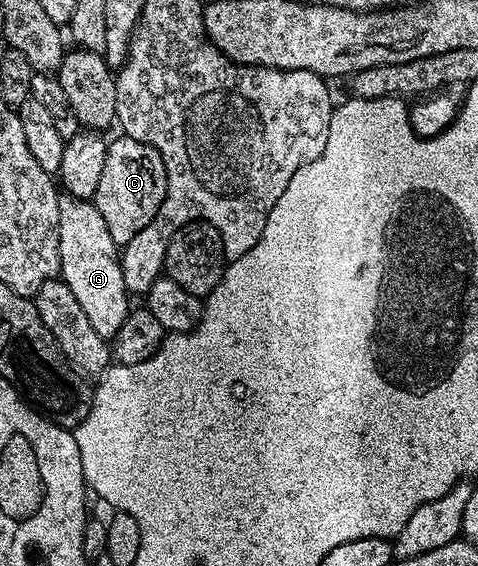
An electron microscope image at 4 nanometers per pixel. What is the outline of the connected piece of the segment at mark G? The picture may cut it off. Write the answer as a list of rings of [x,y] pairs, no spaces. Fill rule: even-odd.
[[[61,197],[58,248],[59,277],[70,288],[70,292],[74,292],[82,312],[86,312],[90,324],[94,324],[94,332],[106,340],[115,339],[118,328],[122,328],[130,313],[130,292],[122,276],[121,251],[114,244],[114,236],[110,236],[106,220],[102,220],[102,212],[98,212],[95,201]]]

